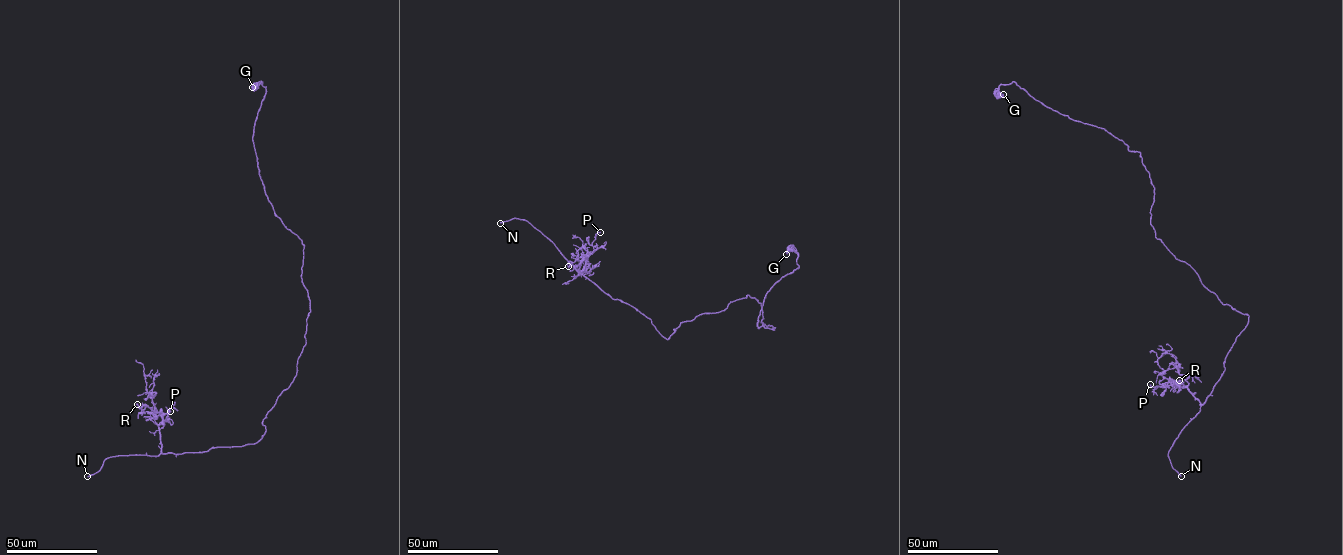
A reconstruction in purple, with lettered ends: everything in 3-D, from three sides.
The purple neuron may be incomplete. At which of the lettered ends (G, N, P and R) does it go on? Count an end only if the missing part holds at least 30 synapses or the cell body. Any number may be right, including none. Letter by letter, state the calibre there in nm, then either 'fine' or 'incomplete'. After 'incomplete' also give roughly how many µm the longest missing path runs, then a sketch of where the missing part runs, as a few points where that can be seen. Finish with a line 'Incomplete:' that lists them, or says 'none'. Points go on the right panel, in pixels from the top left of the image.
G: 170 nm | fine
N: 220 nm | incomplete | 3 µm
P: 140 nm | fine
R: 140 nm | fine
Incomplete: N

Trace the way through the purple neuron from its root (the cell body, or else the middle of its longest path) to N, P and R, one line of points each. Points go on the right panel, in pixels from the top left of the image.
N: (1173, 255), (1188, 264), (1223, 304), (1249, 317), (1210, 395), (1169, 450), (1172, 466), (1181, 476)
P: (1173, 255), (1188, 264), (1223, 304), (1247, 314), (1248, 320), (1203, 404), (1185, 387), (1150, 384)
R: (1173, 255), (1188, 264), (1223, 304), (1249, 317), (1203, 403), (1171, 379), (1163, 385), (1179, 380)

